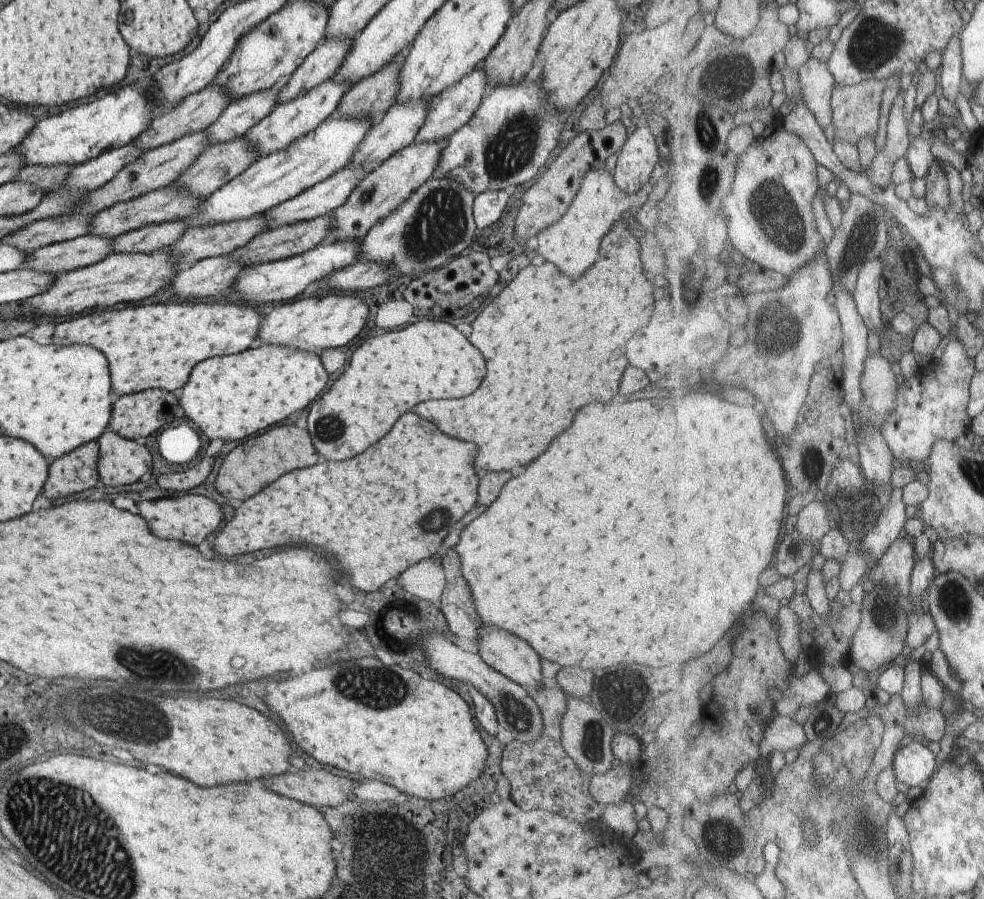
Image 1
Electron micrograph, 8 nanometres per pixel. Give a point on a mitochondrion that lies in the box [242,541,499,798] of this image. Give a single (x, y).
(356, 682)

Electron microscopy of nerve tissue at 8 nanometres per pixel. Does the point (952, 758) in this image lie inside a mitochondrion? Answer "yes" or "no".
no

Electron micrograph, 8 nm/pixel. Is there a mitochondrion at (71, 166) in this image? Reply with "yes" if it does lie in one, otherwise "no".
no

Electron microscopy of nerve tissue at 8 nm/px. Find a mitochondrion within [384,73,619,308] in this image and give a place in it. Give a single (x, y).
(439, 221)

